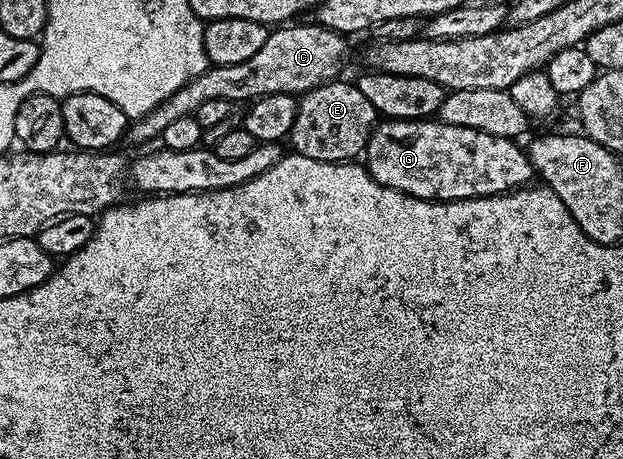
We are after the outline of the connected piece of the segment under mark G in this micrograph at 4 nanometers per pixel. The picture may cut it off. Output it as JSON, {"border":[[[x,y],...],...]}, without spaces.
{"border":[[[438,119],[380,120],[370,131],[365,150],[366,157],[365,168],[373,179],[377,179],[377,183],[426,201],[456,201],[471,197],[495,196],[526,186],[535,175],[527,154],[512,138],[489,135],[488,132],[479,131],[477,128],[447,124]]]}

